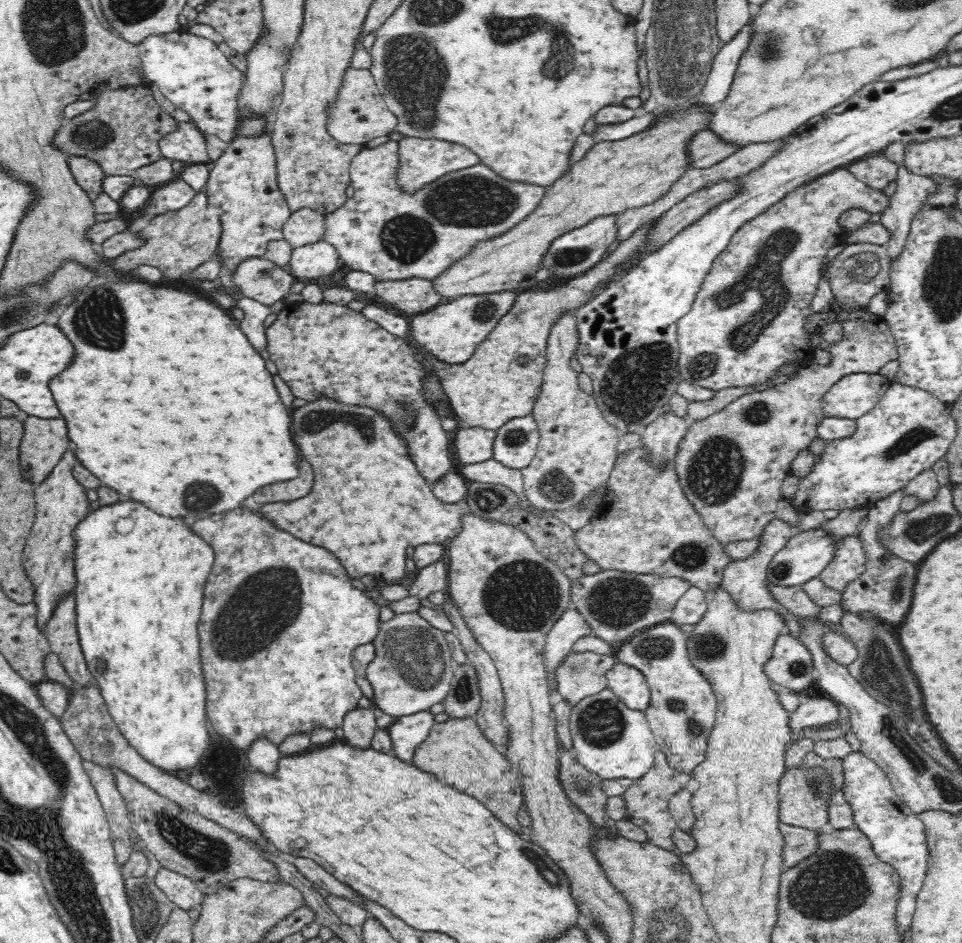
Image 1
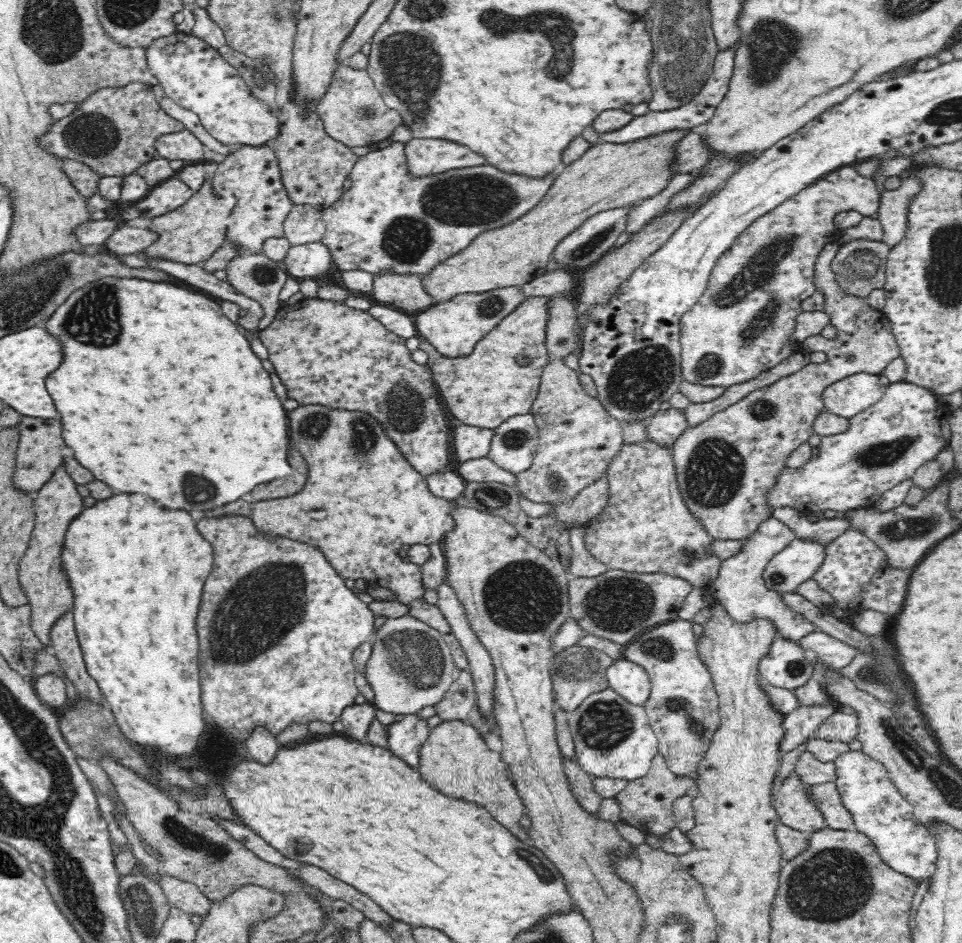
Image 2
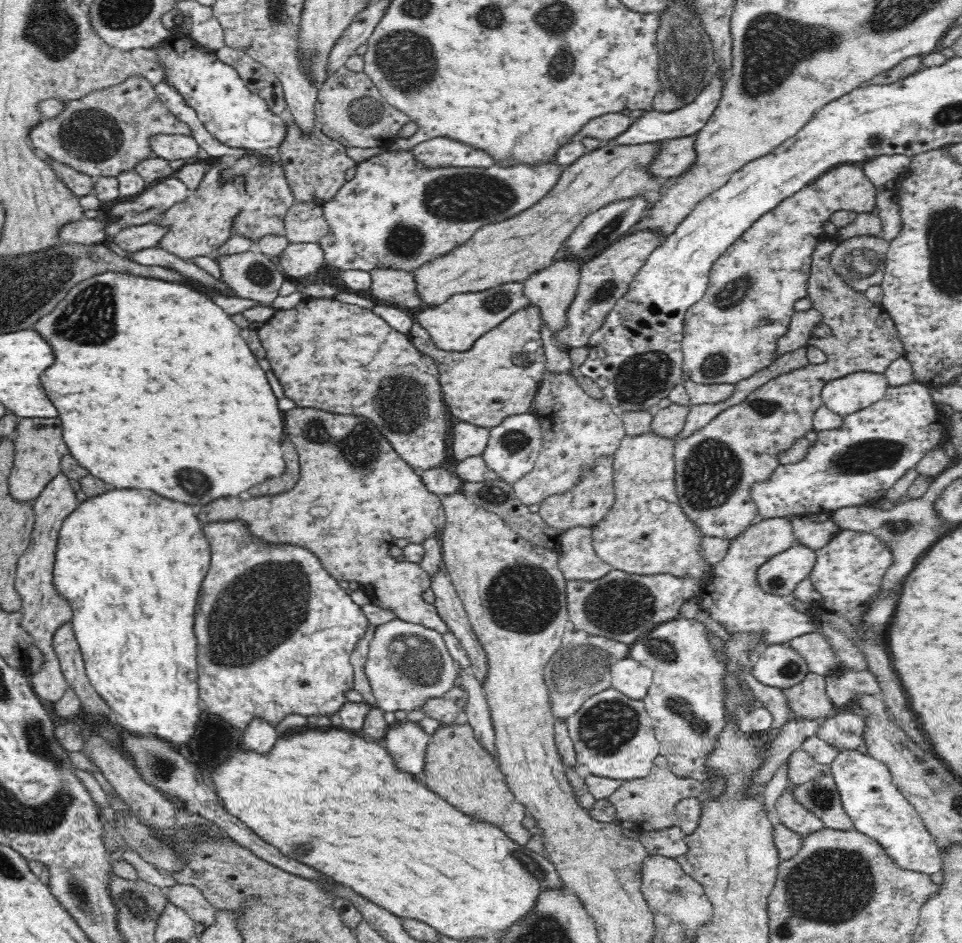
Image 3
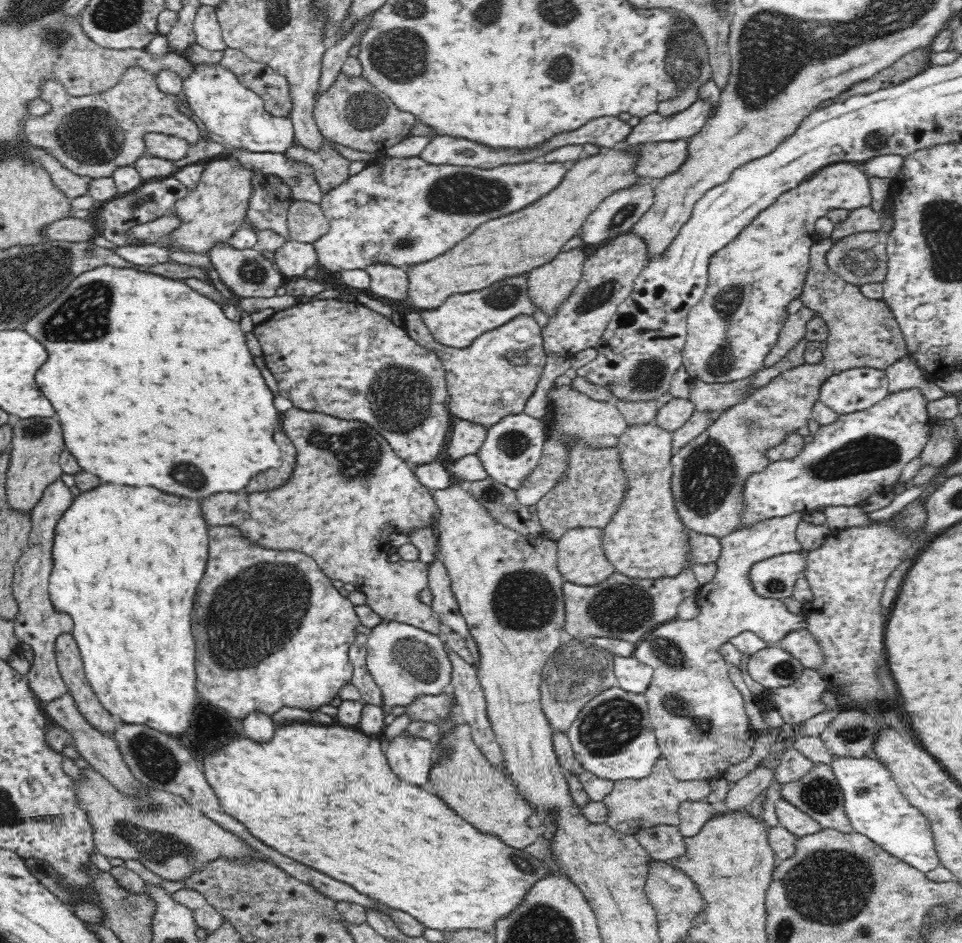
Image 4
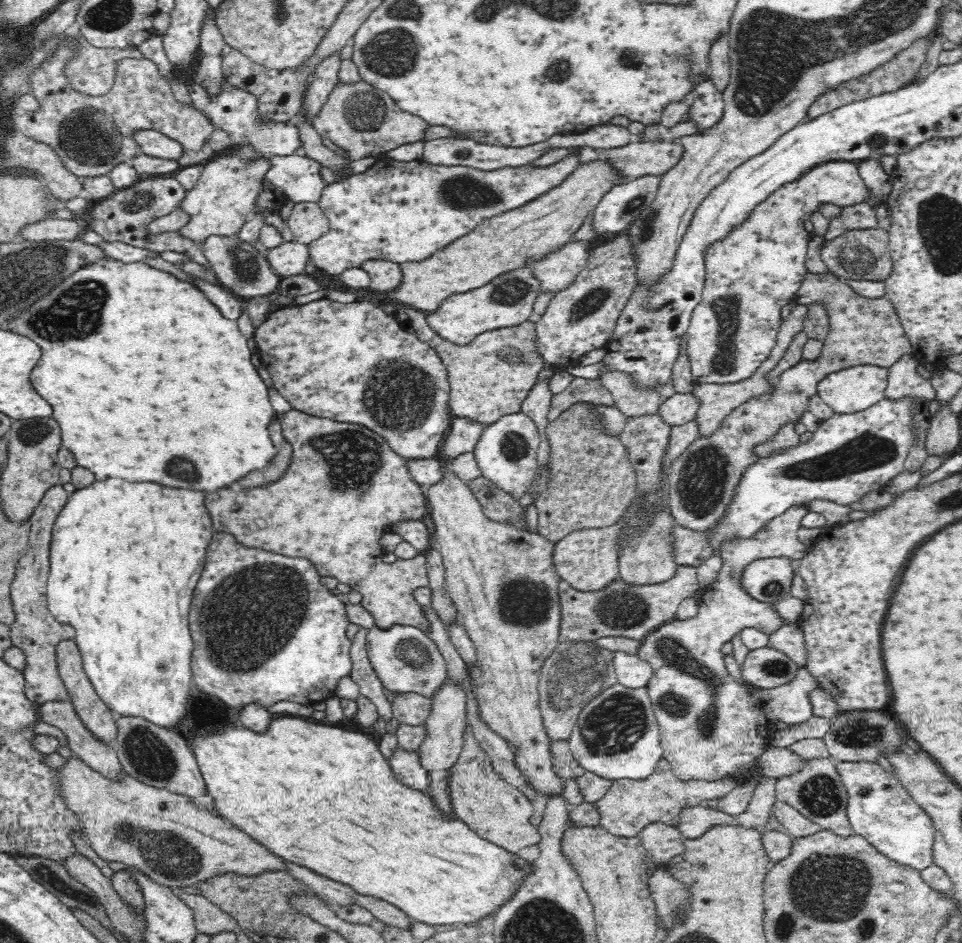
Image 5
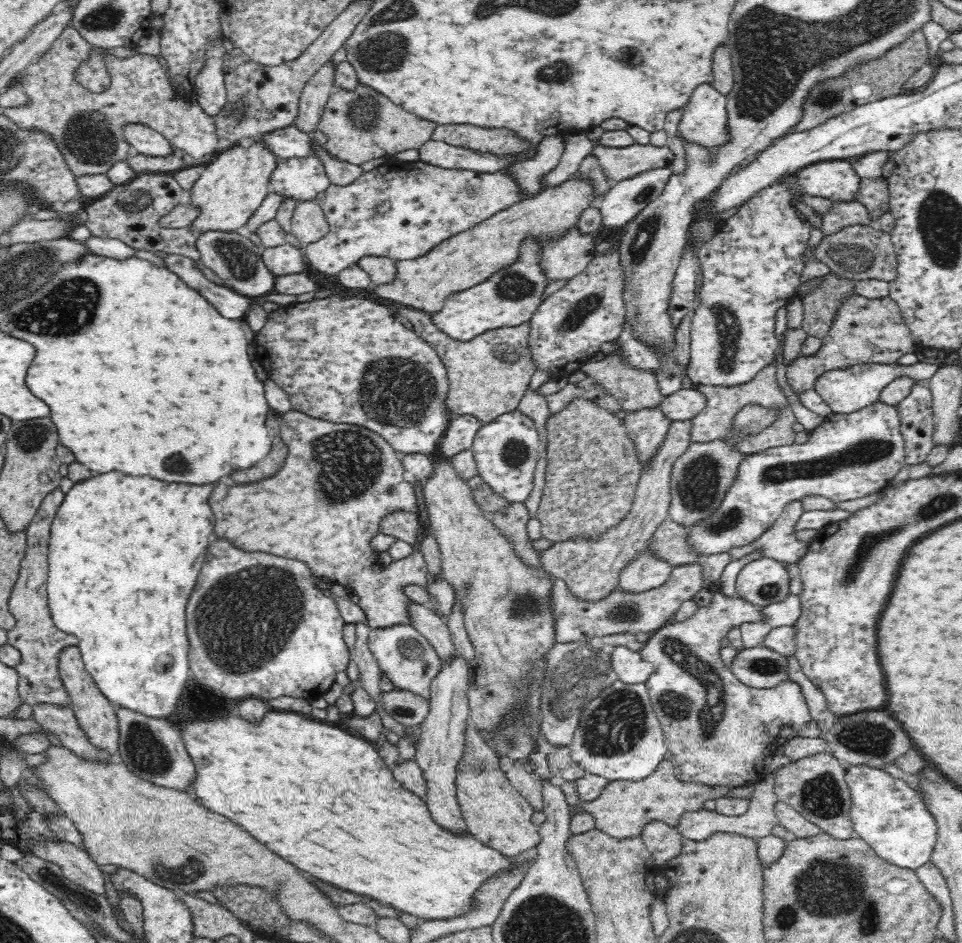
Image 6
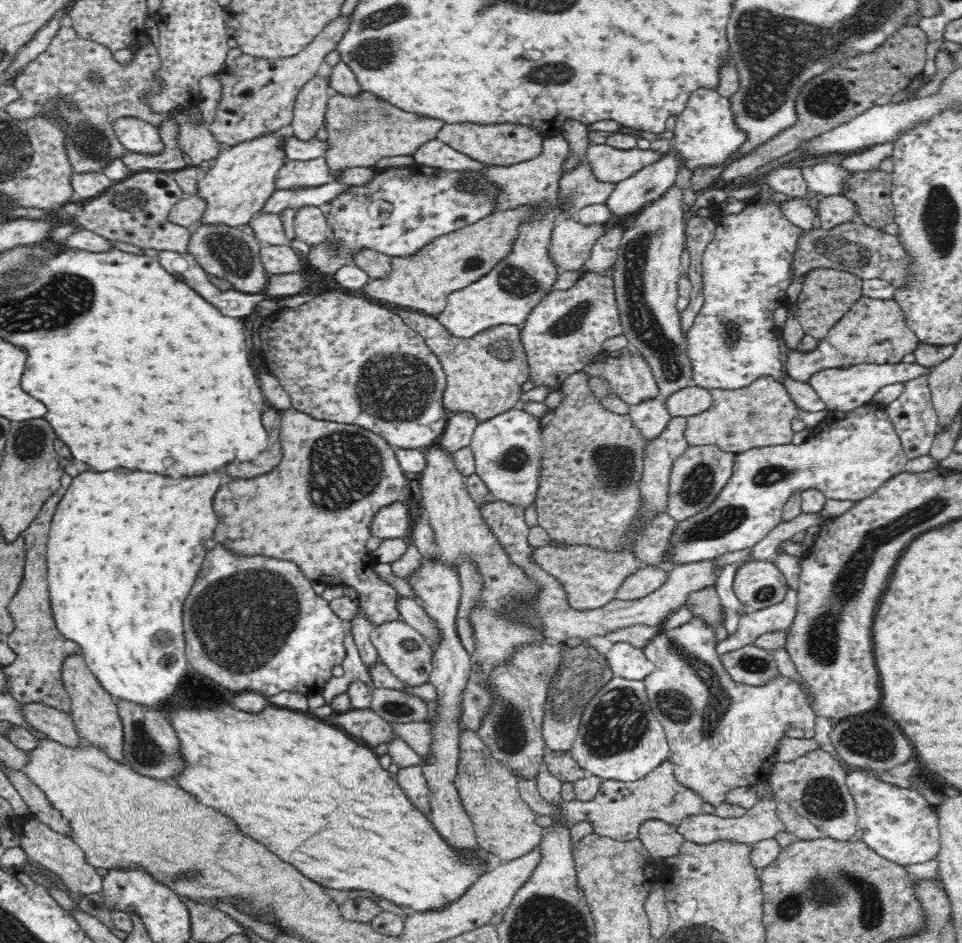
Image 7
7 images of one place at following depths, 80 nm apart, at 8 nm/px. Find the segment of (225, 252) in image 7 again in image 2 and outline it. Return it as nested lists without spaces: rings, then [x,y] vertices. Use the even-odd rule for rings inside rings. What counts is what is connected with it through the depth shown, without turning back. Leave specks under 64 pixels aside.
[[[242,252],[234,256],[232,260],[228,260],[224,270],[228,283],[236,289],[236,292],[260,303],[265,315],[259,320],[258,328],[266,328],[274,320],[274,316],[280,309],[278,294],[280,294],[280,290],[284,288],[284,284],[289,278],[287,272],[282,271],[276,261],[270,260],[263,252]]]

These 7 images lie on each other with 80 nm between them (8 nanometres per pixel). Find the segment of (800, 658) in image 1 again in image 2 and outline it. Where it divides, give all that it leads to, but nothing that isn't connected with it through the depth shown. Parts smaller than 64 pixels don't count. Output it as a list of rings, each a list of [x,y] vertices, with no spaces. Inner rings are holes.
[[[782,637],[774,638],[768,654],[758,664],[759,682],[793,690],[804,686],[812,677],[812,660],[798,643]]]

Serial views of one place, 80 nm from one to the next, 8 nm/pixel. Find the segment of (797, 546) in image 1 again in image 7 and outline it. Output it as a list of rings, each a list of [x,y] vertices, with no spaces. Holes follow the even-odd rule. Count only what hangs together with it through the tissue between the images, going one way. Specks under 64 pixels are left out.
[[[750,560],[734,573],[732,589],[744,608],[757,611],[772,605],[777,605],[784,600],[787,589],[786,579],[780,569],[770,560]]]

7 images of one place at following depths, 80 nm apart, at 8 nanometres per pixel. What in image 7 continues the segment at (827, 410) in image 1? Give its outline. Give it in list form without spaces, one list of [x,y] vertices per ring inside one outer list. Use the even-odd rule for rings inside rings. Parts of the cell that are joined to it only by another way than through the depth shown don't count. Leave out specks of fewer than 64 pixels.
[[[918,363],[896,364],[857,364],[853,367],[826,368],[812,374],[808,378],[808,384],[817,392],[817,395],[826,403],[828,410],[850,412],[866,403],[872,402],[873,396],[883,386],[908,382],[912,378],[918,378],[922,374],[929,374],[931,369]]]

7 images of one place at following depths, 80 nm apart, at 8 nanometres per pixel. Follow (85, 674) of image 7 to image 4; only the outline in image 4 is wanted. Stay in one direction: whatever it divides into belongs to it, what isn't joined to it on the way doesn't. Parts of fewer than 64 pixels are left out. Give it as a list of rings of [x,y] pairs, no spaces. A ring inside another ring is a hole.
[[[73,633],[60,635],[56,639],[55,653],[58,670],[80,714],[96,730],[113,738],[118,721],[110,711],[104,708],[87,680],[83,660]]]

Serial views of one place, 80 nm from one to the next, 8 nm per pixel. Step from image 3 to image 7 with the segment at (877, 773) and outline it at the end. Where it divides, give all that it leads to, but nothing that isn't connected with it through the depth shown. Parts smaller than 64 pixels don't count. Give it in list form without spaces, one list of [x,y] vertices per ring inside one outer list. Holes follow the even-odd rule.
[[[852,772],[846,777],[848,790],[855,800],[857,838],[886,860],[906,866],[937,858],[940,850],[939,818],[935,806],[916,790],[900,788],[882,782],[864,772]]]

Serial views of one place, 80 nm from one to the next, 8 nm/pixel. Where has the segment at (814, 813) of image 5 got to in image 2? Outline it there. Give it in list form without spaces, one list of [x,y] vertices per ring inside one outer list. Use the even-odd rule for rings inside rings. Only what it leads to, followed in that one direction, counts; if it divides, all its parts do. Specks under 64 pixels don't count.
[[[835,782],[806,785],[806,797],[822,813],[826,826],[842,831],[855,830],[850,811],[844,807]]]

